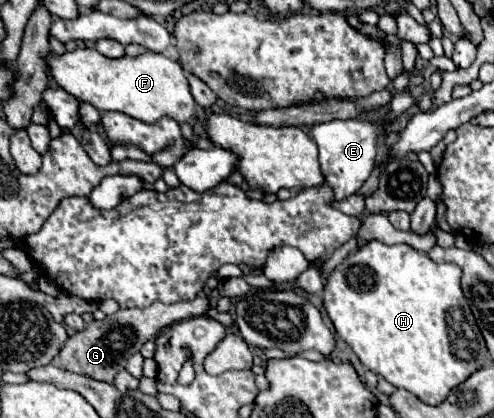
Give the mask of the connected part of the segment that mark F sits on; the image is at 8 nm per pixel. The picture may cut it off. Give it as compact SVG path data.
M77 48L63 56L47 56L47 66L63 90L77 100L91 102L101 112L123 112L147 124L155 124L165 116L179 124L193 124L197 118L197 104L189 92L189 82L181 64L163 54L145 52L135 58L123 56L113 60L91 48Z

